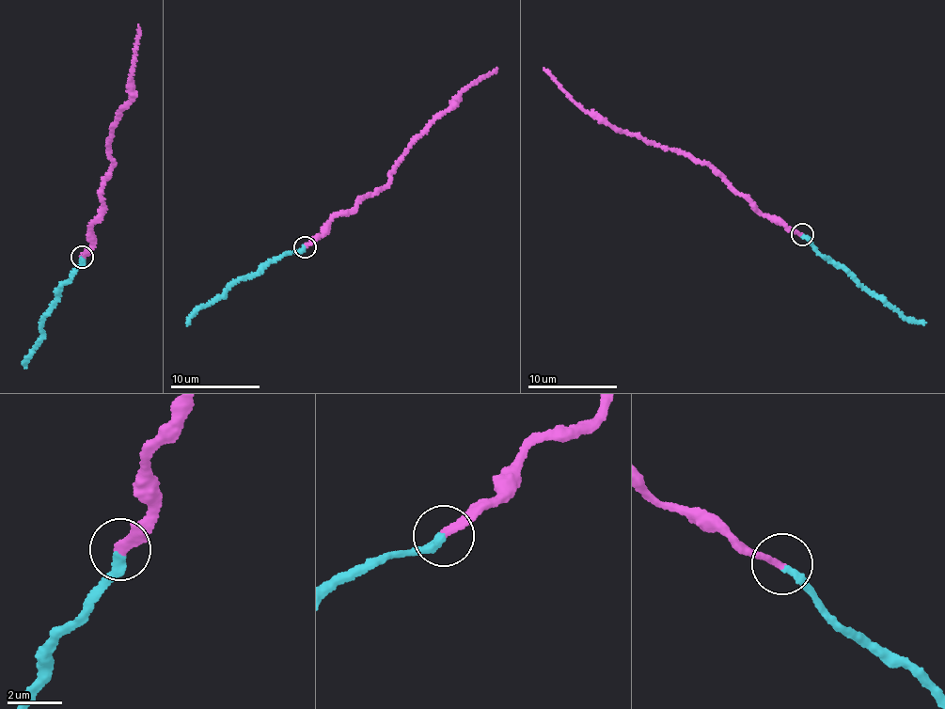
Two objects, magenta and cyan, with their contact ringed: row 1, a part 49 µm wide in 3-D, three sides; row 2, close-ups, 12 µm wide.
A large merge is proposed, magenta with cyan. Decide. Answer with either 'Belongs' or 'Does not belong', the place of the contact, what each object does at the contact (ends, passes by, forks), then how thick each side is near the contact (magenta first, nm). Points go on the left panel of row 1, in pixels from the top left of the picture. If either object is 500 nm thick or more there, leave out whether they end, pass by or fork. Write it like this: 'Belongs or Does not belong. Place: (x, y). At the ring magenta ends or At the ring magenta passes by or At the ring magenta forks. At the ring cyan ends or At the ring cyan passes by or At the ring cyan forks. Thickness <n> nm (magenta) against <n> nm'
Belongs. Place: (82, 257). At the ring magenta ends. At the ring cyan ends. Thickness 320 nm (magenta) against 320 nm

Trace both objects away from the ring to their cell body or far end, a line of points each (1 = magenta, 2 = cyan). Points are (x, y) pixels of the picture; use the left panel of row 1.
1: (83, 257), (92, 242), (91, 229), (102, 205), (102, 189), (112, 164), (110, 129), (125, 107), (138, 24)
2: (81, 257), (65, 280), (25, 367)

